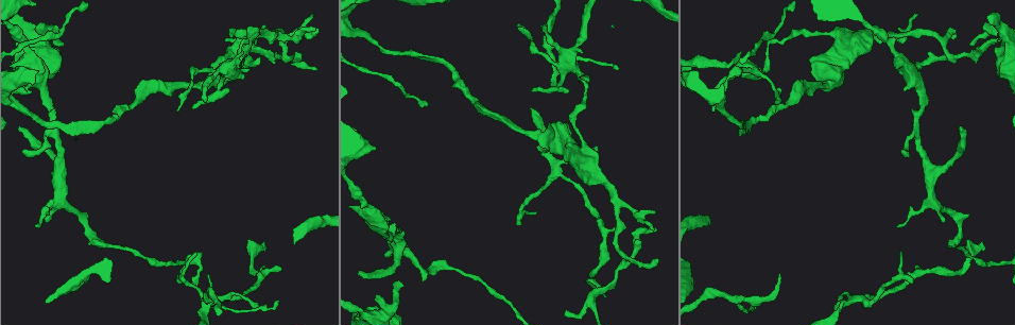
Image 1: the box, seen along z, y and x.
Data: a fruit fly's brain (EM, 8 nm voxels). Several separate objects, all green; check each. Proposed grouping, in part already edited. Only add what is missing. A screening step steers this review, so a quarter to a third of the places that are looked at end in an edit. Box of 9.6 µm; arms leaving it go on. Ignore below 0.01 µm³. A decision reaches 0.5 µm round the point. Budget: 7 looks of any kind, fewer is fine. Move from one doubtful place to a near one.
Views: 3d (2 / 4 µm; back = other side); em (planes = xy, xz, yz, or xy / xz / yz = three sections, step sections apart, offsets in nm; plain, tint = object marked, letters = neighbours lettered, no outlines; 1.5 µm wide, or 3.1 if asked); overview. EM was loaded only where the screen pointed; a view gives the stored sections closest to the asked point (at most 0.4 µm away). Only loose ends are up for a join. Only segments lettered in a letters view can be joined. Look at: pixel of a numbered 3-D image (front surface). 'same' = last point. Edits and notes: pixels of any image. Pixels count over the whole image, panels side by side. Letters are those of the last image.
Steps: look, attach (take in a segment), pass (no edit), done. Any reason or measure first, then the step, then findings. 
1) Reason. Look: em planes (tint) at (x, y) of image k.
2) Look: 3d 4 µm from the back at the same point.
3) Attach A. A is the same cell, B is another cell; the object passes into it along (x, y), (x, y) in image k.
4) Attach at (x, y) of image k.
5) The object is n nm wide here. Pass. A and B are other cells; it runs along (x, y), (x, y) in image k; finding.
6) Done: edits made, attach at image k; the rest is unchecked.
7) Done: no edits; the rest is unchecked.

Thin end. Look: 3d 2 µm from the back at (712, 111) of image 1.

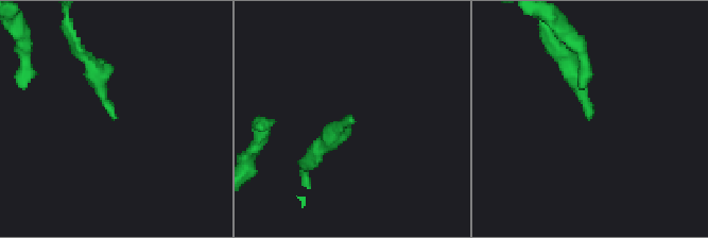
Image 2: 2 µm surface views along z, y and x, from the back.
Look: em xy step 8 (plain) at (588, 118) of image 2.

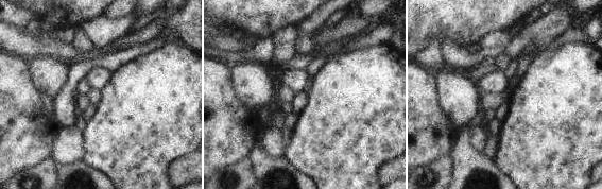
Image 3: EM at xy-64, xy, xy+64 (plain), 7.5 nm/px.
Look: em xy step 8 (letters) at the same point.

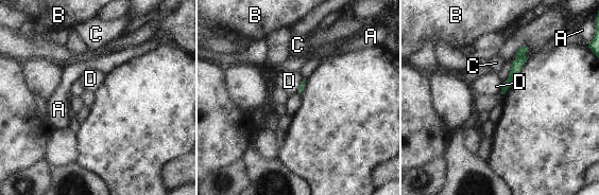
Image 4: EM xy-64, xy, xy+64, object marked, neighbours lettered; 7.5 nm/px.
Pass. A, B, C and D are other cells; it runs along (525, 49), (503, 89) in image 4; none of them fits.

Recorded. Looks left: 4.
Free end. Look: em xz step 8 (tint) at (315, 70) of image 1.

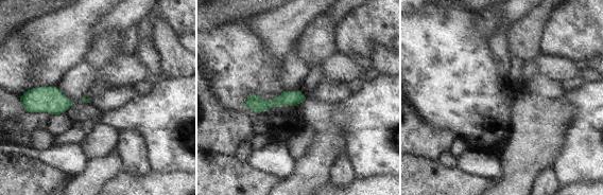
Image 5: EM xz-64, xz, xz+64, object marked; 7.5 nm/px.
Look: em xz step 8 (letters) at the same point.

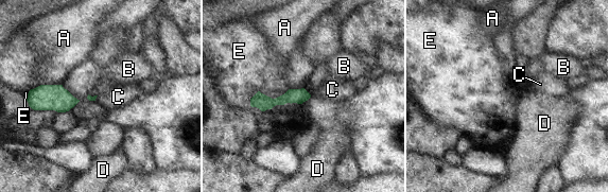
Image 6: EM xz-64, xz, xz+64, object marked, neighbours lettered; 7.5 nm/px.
Pass. A, B, C, D and E are other cells; a border runs along (249, 99), (261, 110), (299, 104) in image 6; no lettered segment goes on from it.

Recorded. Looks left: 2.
Look: 3d 4 µm at (281, 269) of image 1.

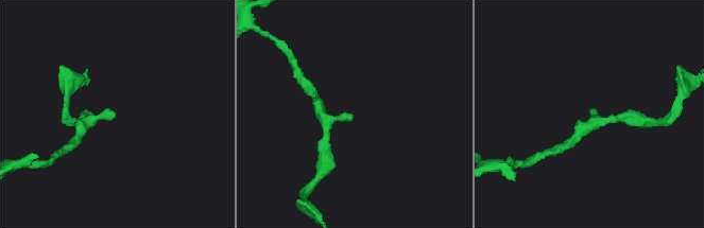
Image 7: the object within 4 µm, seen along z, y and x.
The arms are 170, 200 nm wide. Look: em planes (letters) at (353, 115) of image 7.

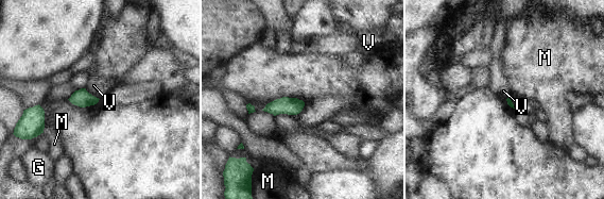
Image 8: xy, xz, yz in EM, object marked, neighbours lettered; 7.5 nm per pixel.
Pass. G, M and V are other cells; a border runs along (85, 87), (99, 99) in image 8; no lettered segment goes on from it.

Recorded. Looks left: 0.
Done: no edits; the rest is unchecked.

